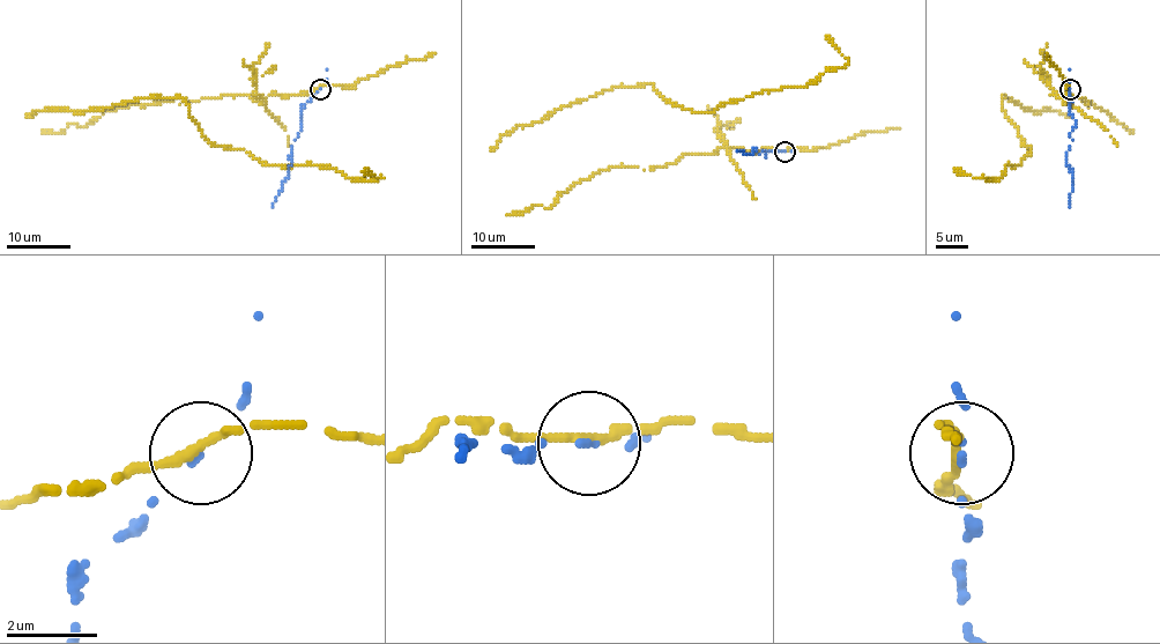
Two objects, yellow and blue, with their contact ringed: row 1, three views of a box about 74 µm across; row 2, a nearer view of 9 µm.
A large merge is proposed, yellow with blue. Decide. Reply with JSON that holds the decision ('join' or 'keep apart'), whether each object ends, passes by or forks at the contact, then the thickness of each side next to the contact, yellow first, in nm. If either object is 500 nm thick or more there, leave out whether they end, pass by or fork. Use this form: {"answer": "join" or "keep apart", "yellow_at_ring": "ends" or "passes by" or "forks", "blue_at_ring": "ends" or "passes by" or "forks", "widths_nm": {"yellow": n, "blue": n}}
{"answer": "keep apart", "yellow_at_ring": "passes by", "blue_at_ring": "ends", "widths_nm": {"yellow": 200, "blue": 100}}

